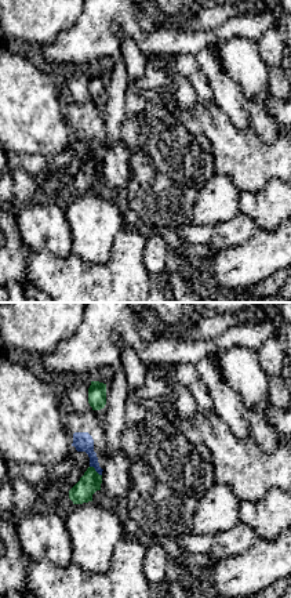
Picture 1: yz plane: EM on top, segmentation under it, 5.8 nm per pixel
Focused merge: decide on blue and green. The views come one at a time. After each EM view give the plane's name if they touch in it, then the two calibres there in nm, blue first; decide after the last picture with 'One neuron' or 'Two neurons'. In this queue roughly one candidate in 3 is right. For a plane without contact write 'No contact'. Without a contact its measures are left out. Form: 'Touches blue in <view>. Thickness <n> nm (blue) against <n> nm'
Touches blue in yz. Thickness 110 nm (blue) against 120 nm

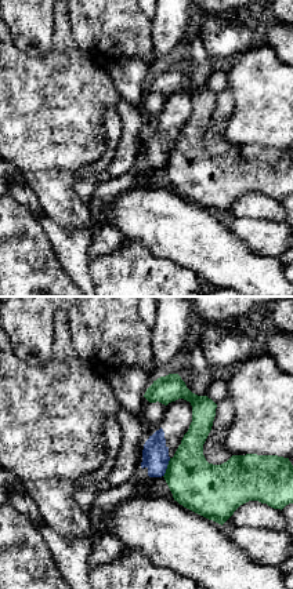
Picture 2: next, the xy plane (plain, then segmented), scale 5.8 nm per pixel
Touches blue in xy. Thickness 160 nm (blue) against 300 nm

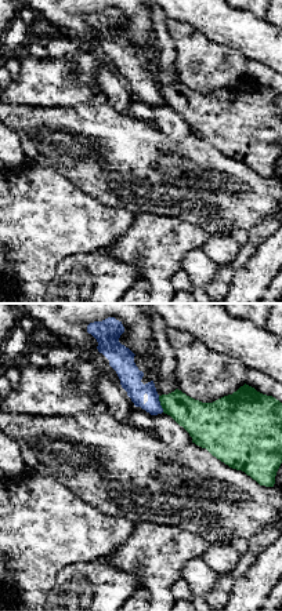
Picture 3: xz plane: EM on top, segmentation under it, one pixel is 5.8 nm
Touches blue in xz. Thickness 130 nm (blue) against 200 nm

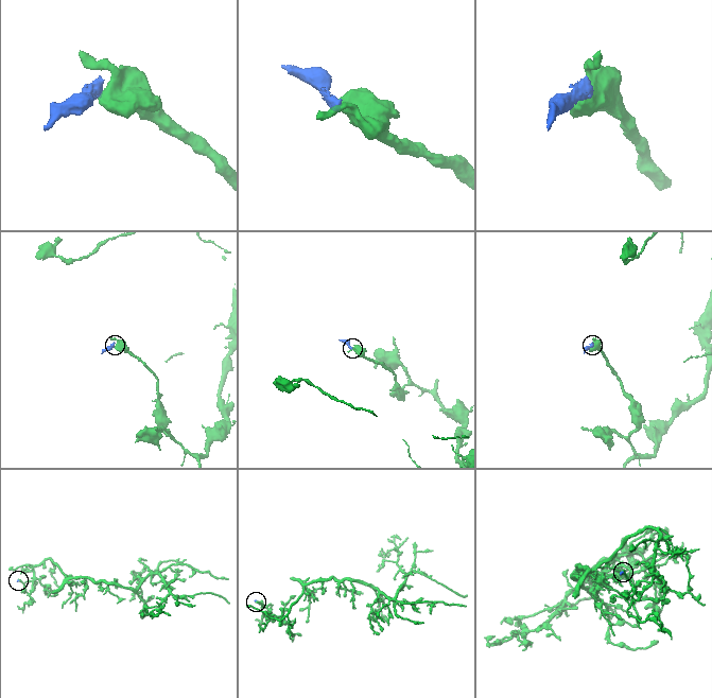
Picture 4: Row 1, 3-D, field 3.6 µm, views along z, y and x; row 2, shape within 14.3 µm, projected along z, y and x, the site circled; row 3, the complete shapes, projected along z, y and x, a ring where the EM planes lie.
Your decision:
Two neurons

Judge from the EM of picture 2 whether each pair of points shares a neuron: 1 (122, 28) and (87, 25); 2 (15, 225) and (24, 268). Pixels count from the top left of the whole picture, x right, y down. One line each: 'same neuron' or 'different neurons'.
1: same neuron
2: same neuron

